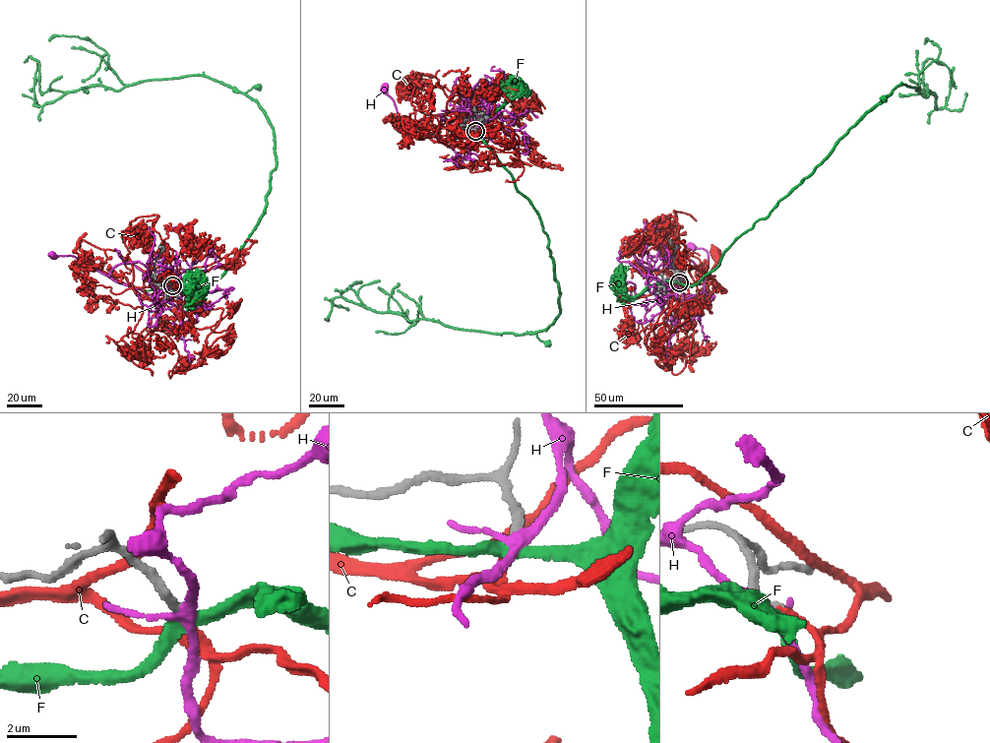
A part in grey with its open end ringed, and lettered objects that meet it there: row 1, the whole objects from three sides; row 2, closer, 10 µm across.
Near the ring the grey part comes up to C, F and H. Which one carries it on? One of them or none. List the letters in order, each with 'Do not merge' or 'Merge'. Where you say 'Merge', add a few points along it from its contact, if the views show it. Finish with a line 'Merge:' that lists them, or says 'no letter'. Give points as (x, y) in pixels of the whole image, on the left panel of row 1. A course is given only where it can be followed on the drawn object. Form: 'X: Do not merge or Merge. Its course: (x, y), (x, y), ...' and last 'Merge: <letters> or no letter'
C: Merge. Its course: (172, 285), (128, 286), (83, 259)
F: Do not merge
H: Do not merge
Merge: C

